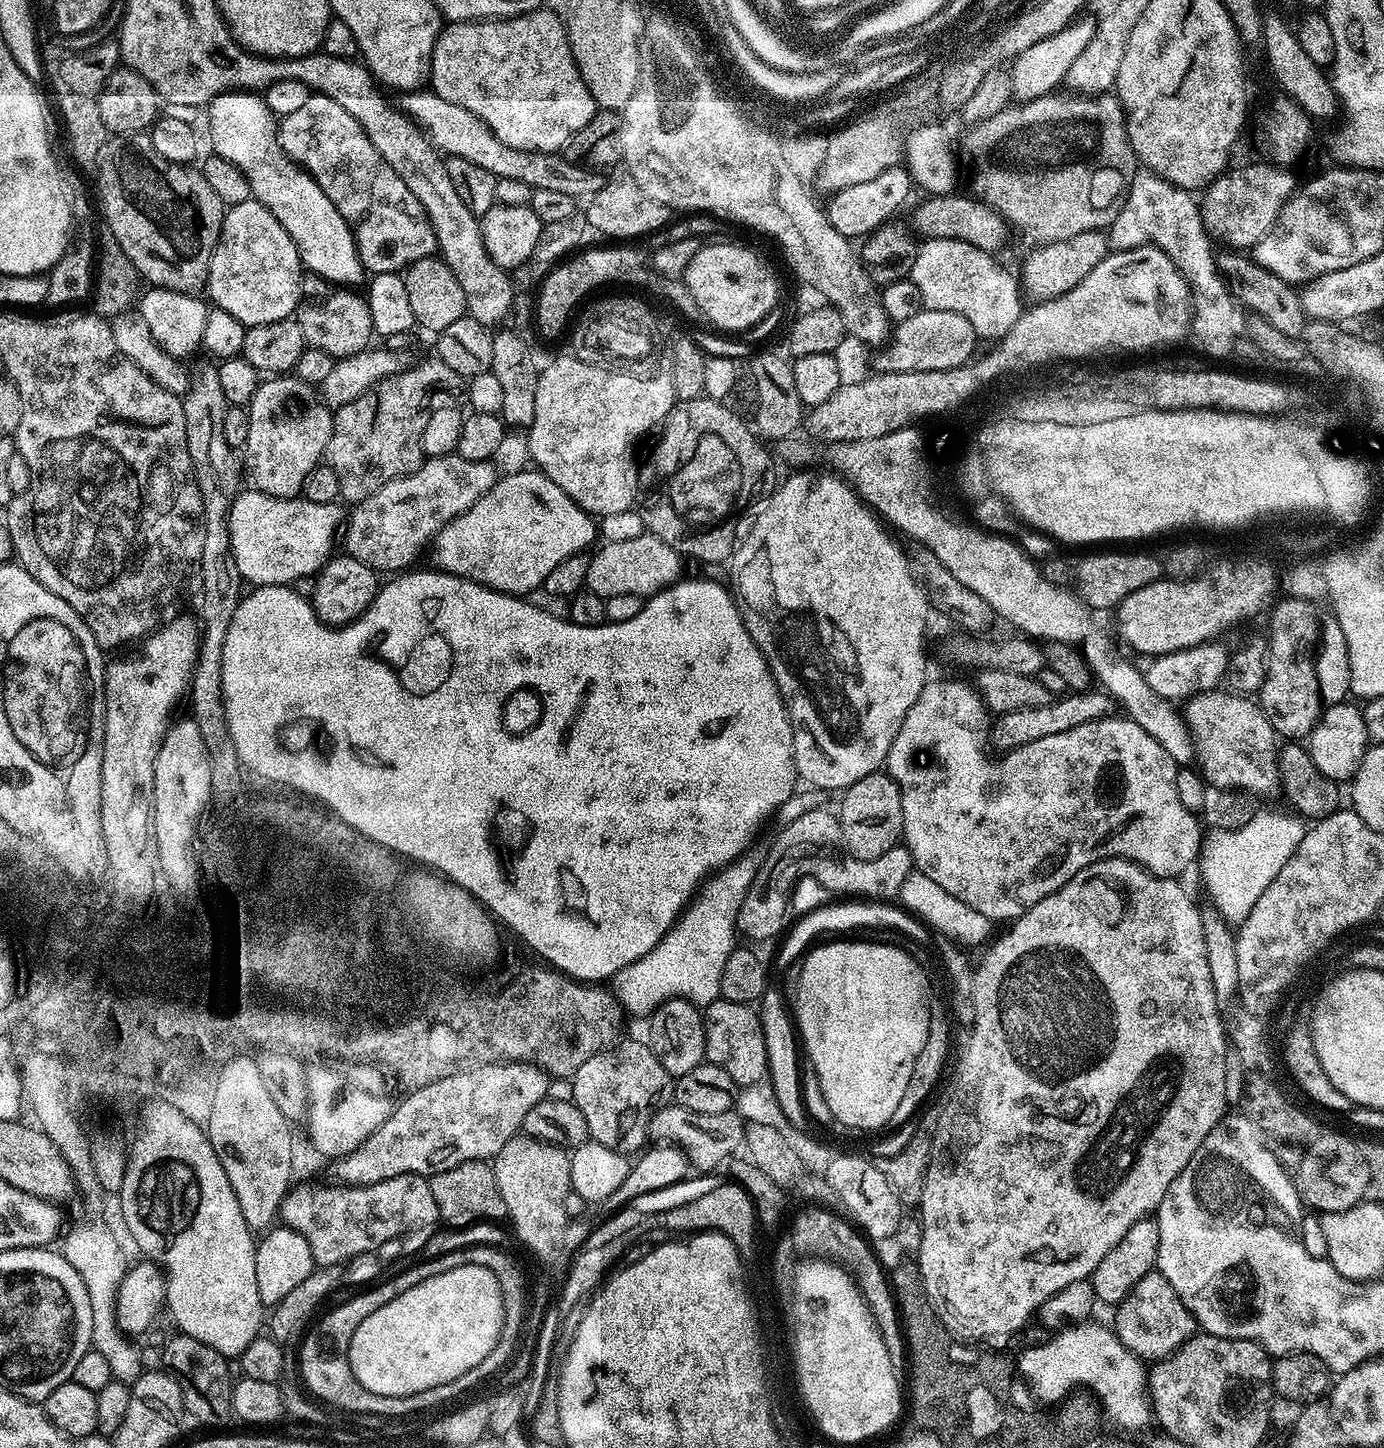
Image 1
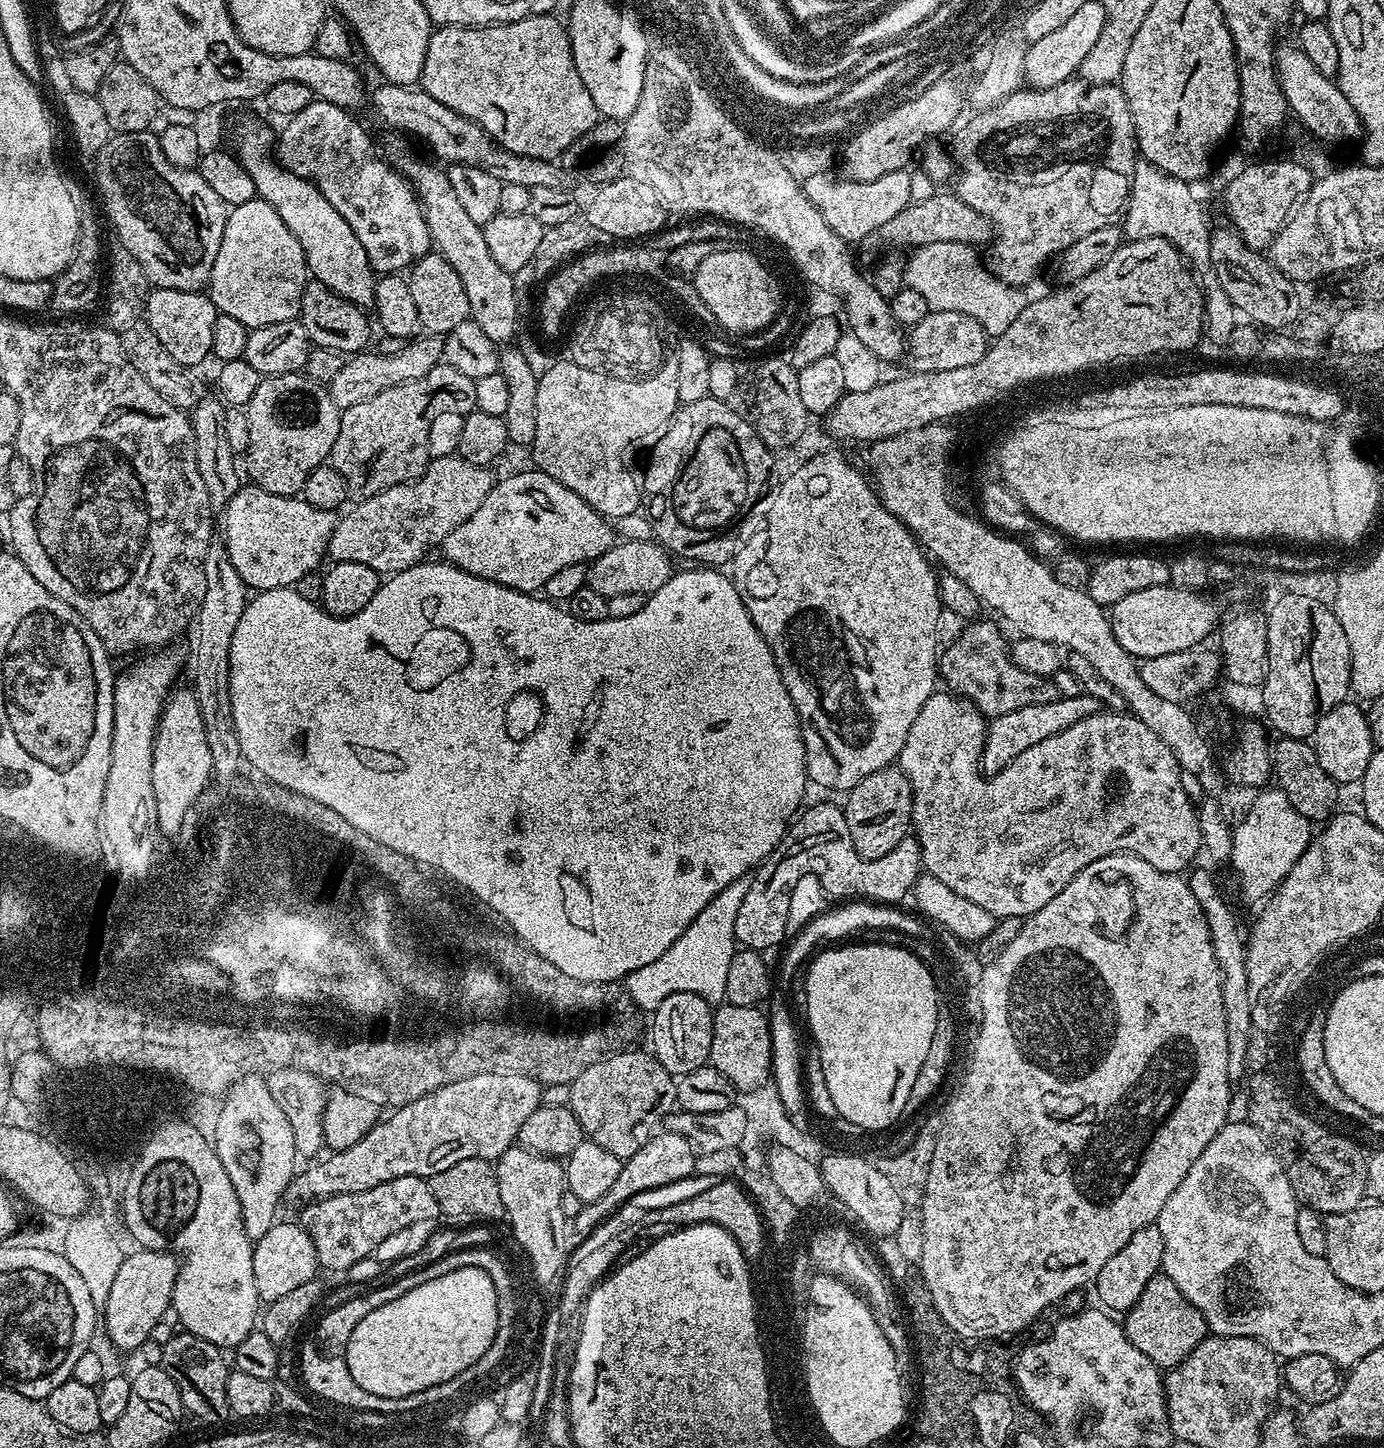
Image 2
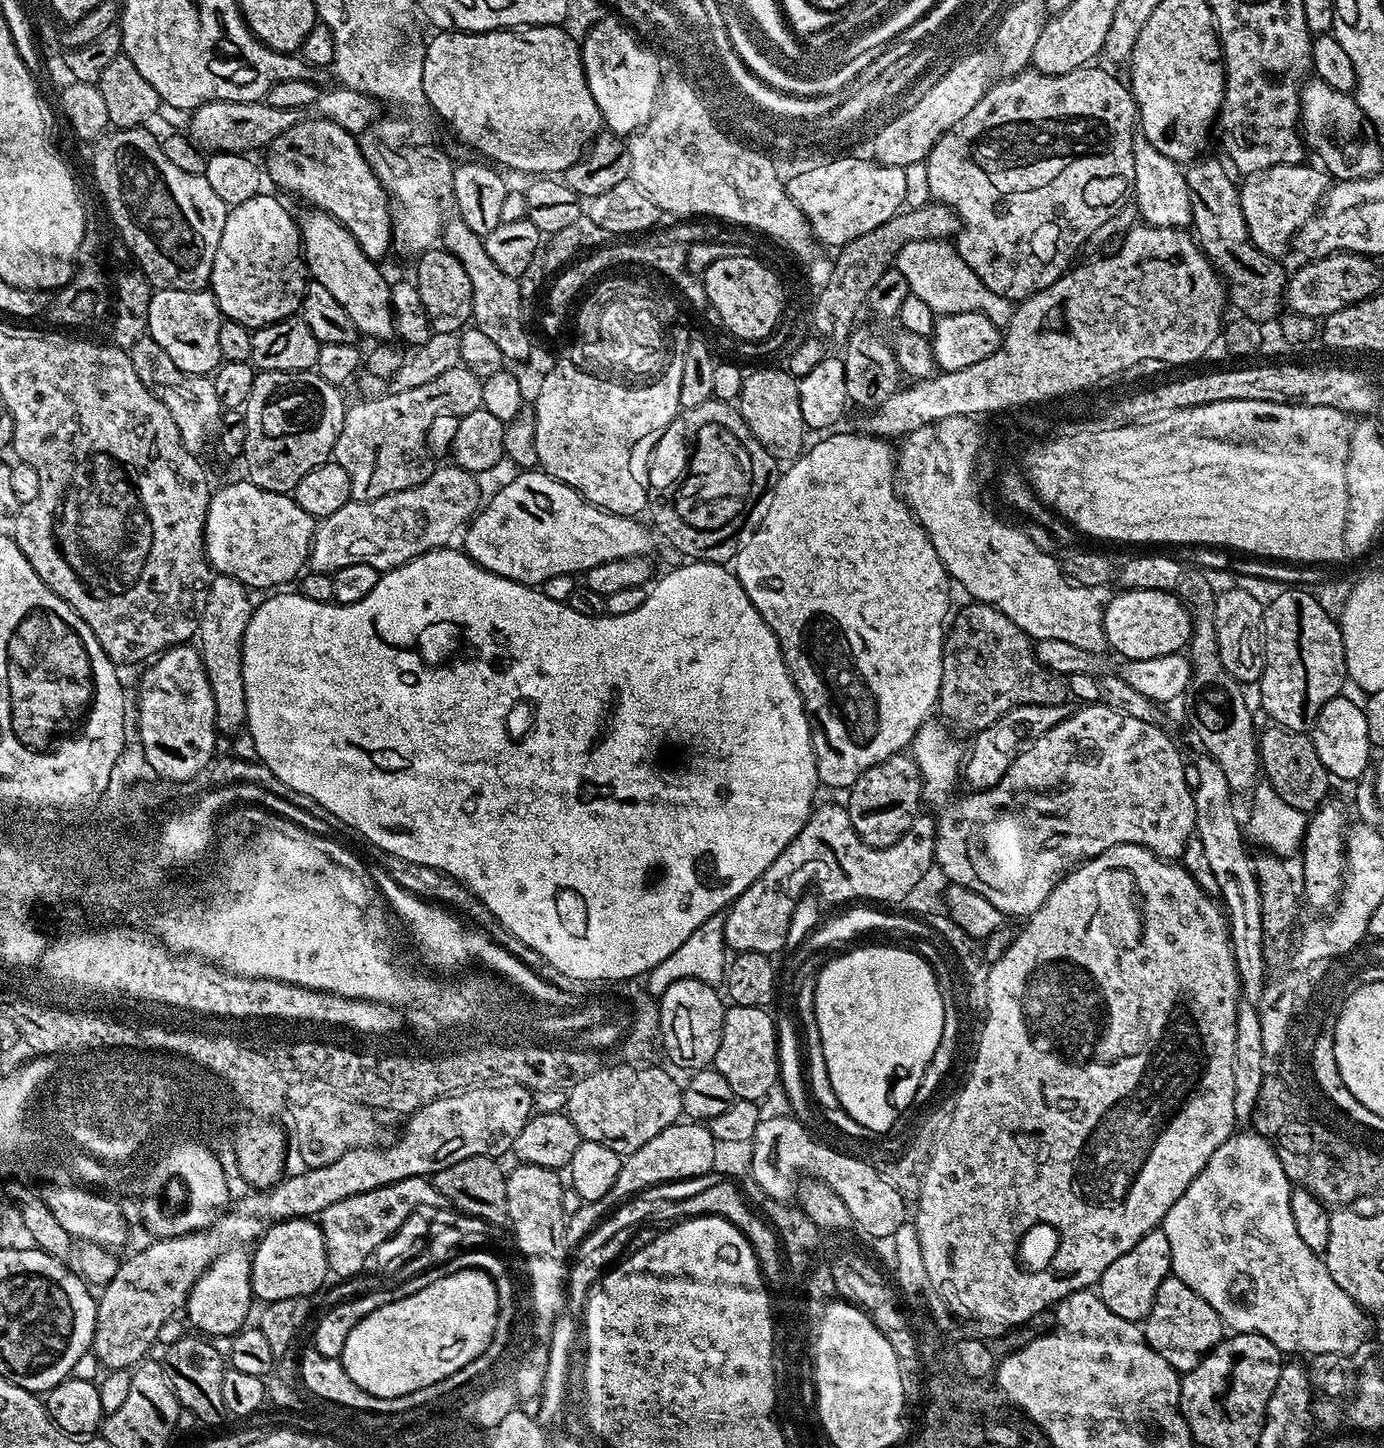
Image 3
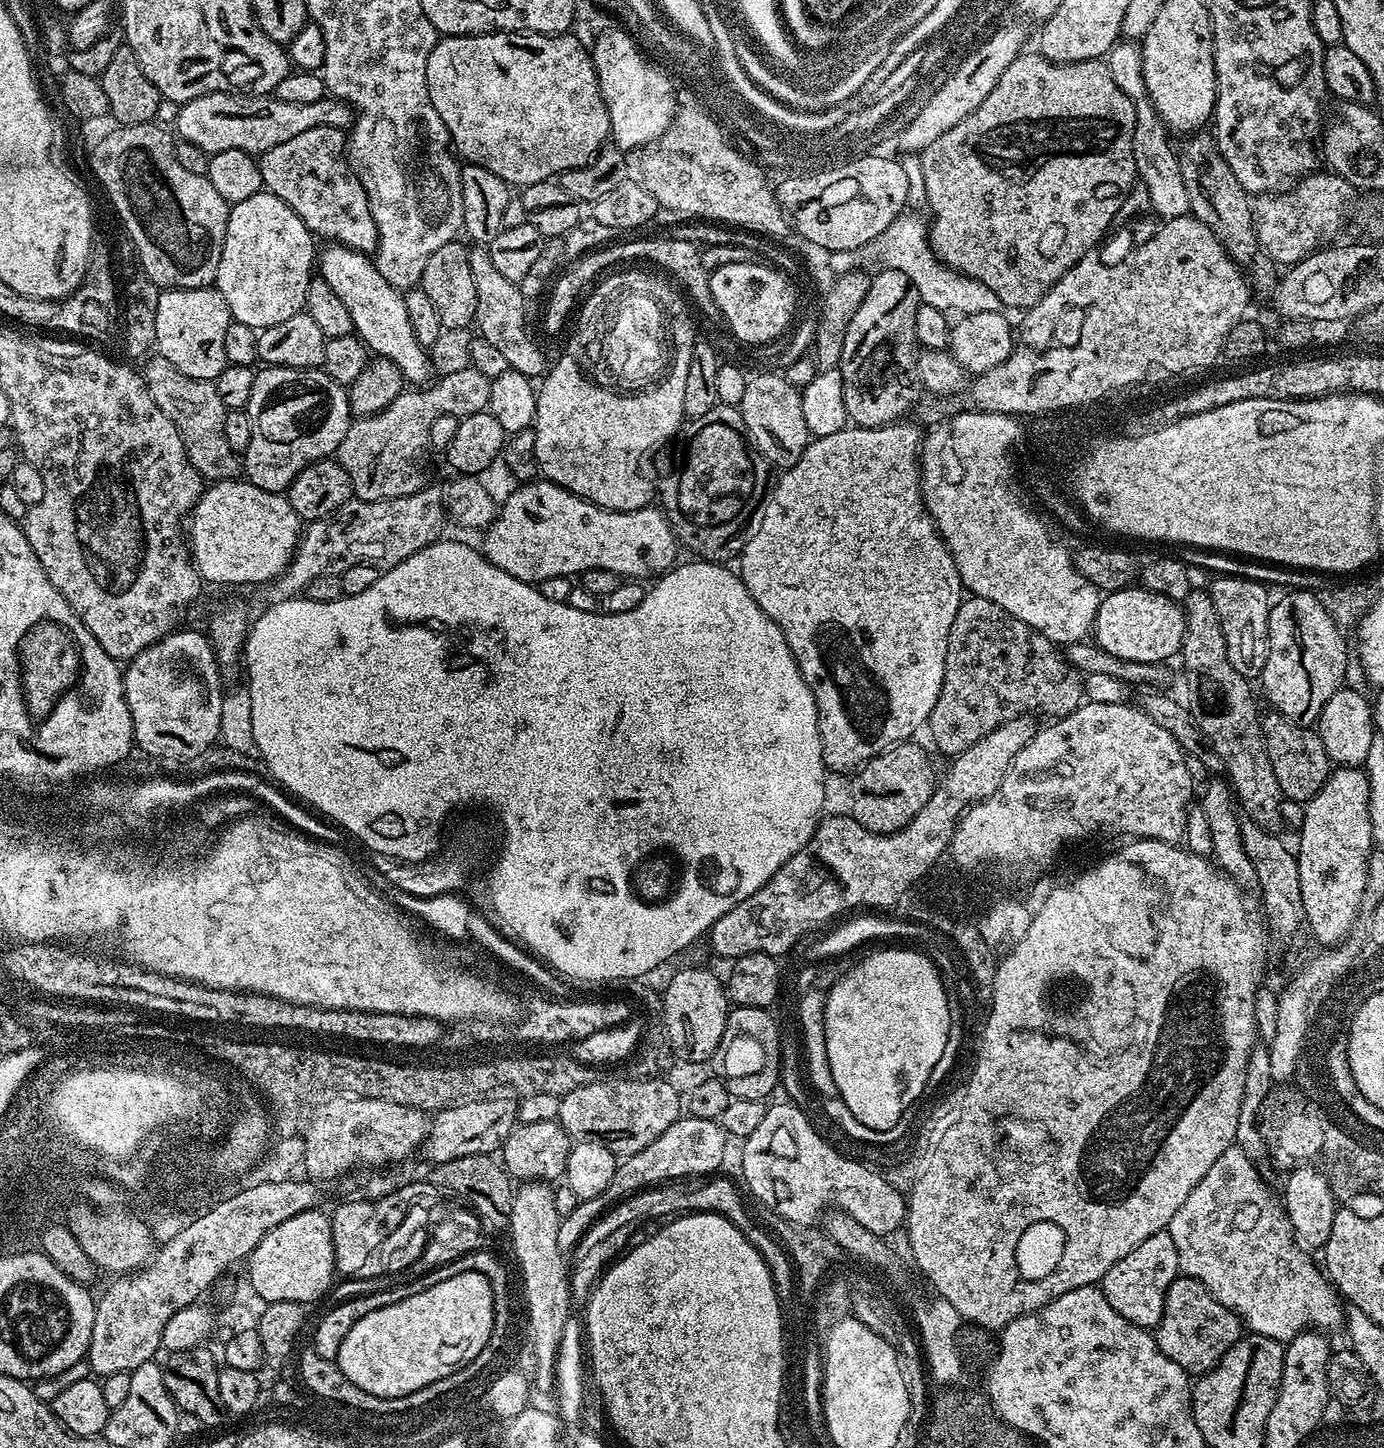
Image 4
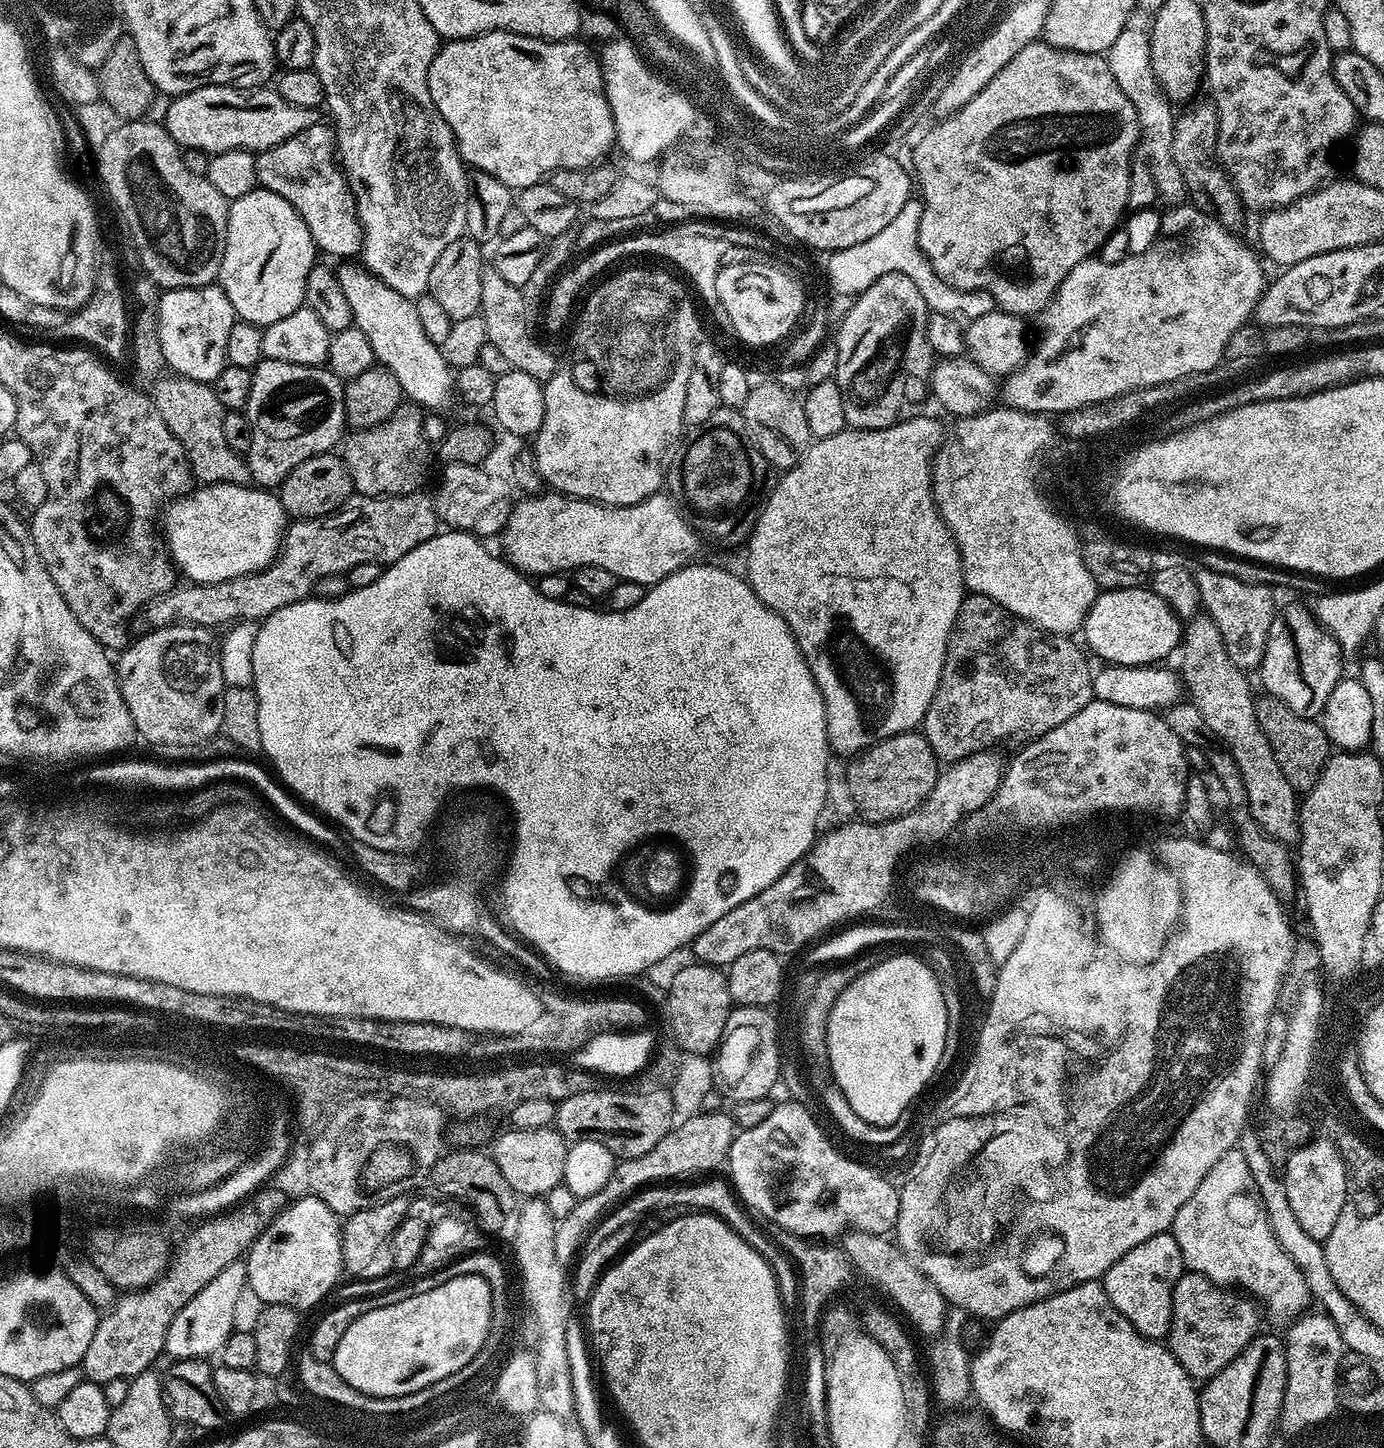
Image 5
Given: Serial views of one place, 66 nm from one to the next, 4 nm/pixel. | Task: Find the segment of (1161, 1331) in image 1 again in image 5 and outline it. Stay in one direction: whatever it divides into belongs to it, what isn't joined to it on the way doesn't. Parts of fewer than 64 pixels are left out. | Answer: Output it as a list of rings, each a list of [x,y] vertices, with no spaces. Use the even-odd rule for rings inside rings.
[[[1185,1270],[1174,1286],[1166,1347],[1193,1380],[1207,1382],[1218,1375],[1227,1364],[1234,1362],[1234,1358],[1238,1358],[1245,1346],[1261,1331],[1260,1316],[1262,1317],[1261,1309],[1247,1295],[1237,1294],[1227,1287],[1215,1284],[1213,1280],[1207,1280],[1202,1274]]]

